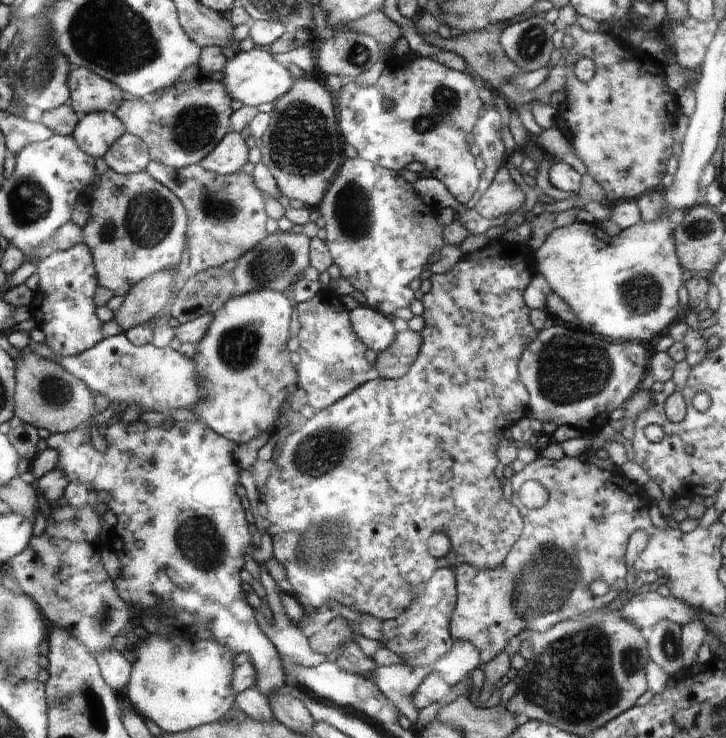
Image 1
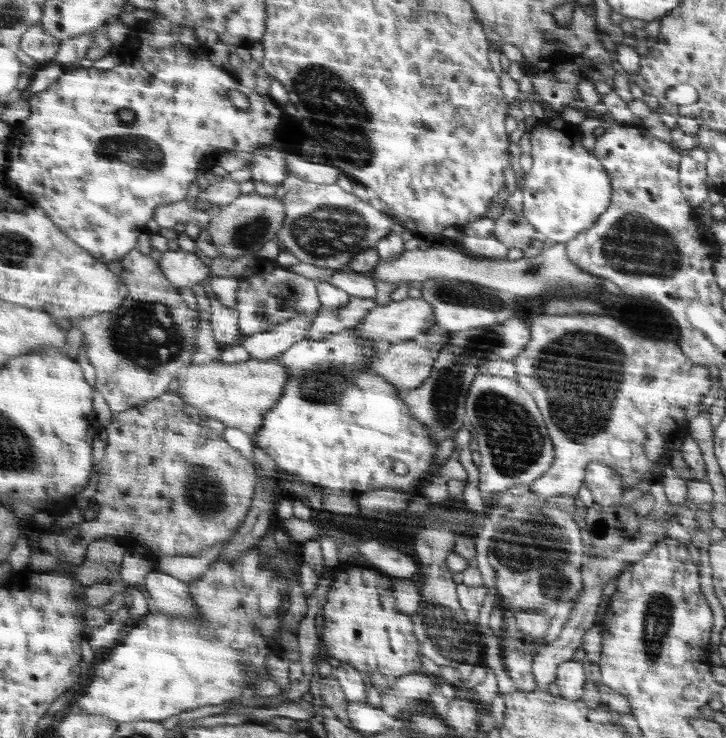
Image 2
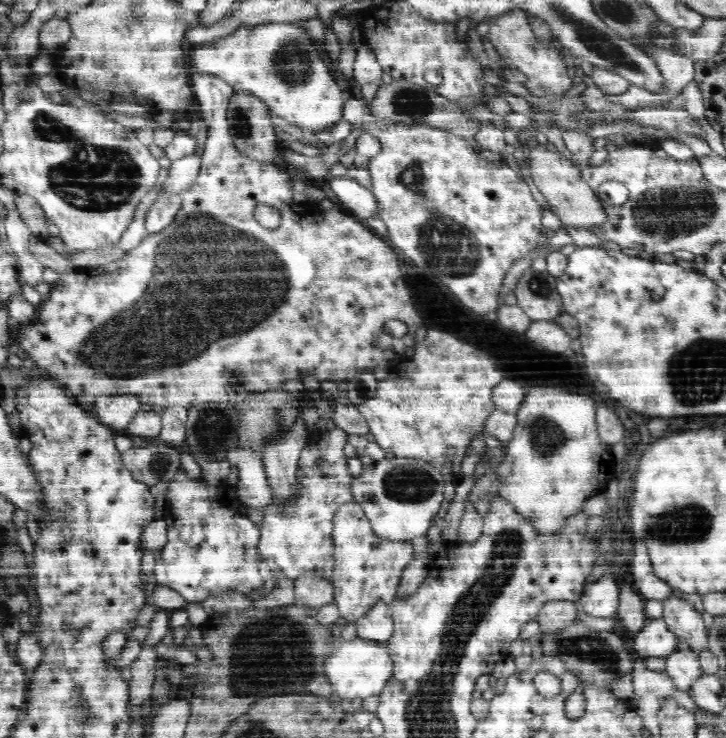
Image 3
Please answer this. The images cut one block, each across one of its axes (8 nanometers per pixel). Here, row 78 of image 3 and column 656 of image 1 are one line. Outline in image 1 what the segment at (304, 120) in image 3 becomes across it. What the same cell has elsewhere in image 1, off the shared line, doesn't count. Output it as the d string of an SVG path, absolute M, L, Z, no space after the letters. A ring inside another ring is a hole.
M640 219L634 226L622 229L618 236L608 236L596 224L573 222L570 226L554 230L546 242L536 251L536 262L554 294L566 301L576 312L580 324L586 330L614 338L614 340L636 340L644 344L660 344L676 324L680 324L687 313L685 284L688 269L680 264L679 253L675 251L670 221L647 223Z

